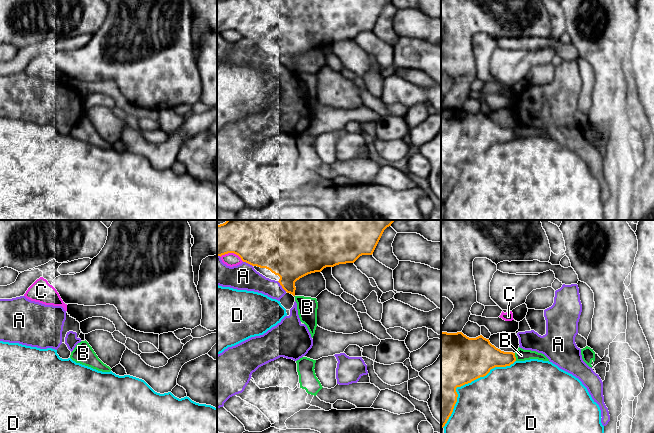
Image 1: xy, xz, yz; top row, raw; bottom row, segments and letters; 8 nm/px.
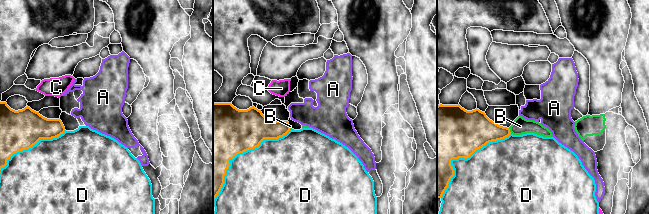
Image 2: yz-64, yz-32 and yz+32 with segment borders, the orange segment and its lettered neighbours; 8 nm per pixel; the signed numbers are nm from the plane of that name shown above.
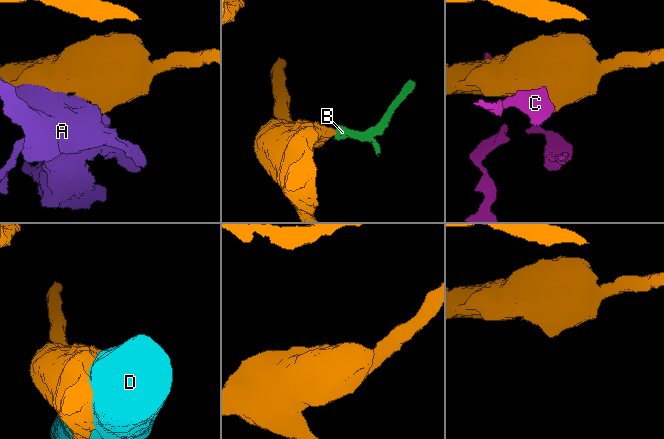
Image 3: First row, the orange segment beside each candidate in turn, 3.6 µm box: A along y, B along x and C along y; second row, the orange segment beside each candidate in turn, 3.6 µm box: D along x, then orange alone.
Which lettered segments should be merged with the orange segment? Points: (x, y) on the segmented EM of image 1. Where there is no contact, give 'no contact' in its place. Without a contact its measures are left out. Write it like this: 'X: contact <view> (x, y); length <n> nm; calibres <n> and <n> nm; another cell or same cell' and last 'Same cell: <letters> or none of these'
A: contact xz (281, 285); length 120 nm; calibres 380 and 170 nm; another cell
B: contact yz (515, 357); length 70 nm; calibres 240 and 100 nm; another cell
C: contact xz (232, 252); length 200 nm; calibres 480 and 110 nm; another cell
D: contact yz (466, 383); length 800 nm; calibres 460 and 460 nm; another cell
Same cell: none of these

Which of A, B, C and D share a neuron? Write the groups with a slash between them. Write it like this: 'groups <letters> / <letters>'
groups A / B C / D

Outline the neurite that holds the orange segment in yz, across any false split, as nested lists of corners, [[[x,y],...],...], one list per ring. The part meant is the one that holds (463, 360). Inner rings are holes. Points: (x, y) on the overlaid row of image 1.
[[[441,332],[441,428],[447,423],[457,402],[457,387],[486,376],[495,367],[510,366],[515,361],[515,353],[501,351],[482,335],[469,338],[462,332]]]

